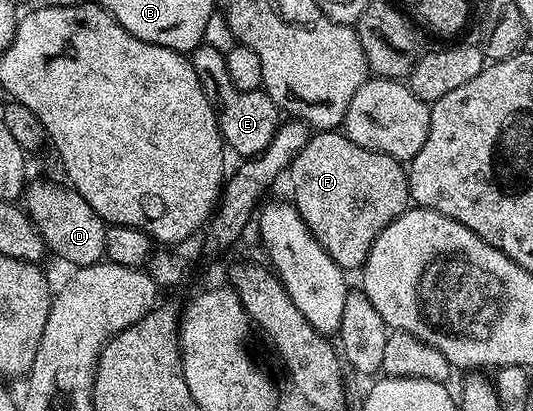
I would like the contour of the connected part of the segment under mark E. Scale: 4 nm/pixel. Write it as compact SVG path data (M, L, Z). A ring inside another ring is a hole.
M209 44L198 45L191 54L191 60L195 67L195 75L199 75L209 102L217 110L221 137L232 152L234 149L238 153L238 158L258 157L275 135L279 124L278 107L261 89L239 91L239 87L235 87L235 83L231 83L231 79L227 75L224 52Z

